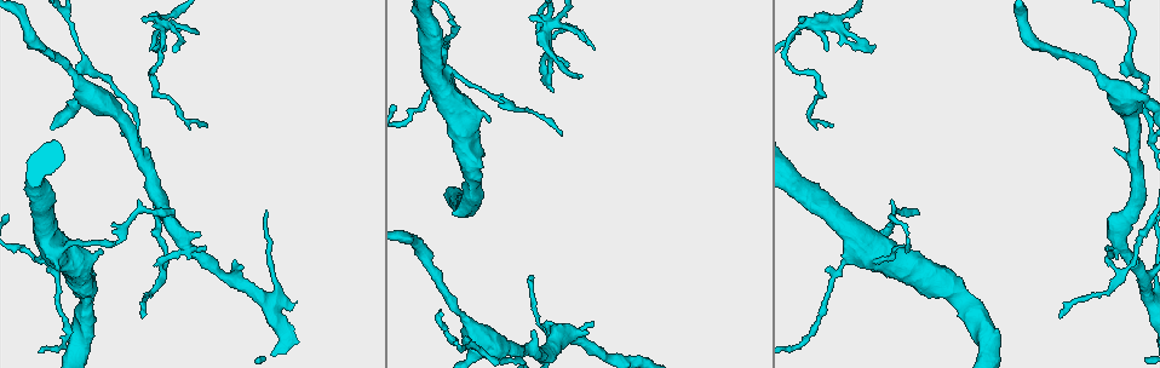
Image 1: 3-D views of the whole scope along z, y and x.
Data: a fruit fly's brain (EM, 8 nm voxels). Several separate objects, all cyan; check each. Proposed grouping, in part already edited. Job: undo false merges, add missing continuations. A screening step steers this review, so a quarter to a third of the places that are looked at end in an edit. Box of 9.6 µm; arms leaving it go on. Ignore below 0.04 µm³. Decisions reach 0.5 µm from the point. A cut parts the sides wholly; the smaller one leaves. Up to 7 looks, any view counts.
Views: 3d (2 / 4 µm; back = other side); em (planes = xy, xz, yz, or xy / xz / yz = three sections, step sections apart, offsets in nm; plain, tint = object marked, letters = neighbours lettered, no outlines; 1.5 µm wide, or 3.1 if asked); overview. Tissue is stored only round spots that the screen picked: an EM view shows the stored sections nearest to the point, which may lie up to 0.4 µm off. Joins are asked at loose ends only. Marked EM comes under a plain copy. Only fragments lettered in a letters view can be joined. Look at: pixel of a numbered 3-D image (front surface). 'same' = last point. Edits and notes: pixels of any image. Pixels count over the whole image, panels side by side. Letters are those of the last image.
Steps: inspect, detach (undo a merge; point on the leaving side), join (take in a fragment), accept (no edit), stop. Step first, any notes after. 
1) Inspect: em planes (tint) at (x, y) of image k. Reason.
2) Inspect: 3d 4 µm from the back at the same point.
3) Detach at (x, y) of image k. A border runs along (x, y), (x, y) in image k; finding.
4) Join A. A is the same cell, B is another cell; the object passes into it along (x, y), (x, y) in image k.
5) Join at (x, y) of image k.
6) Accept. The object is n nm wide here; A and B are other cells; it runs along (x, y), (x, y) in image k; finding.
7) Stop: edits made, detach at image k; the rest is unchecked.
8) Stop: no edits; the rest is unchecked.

Inspect: em planes (letters) at (807, 22) of image 1. Thick turns thin.

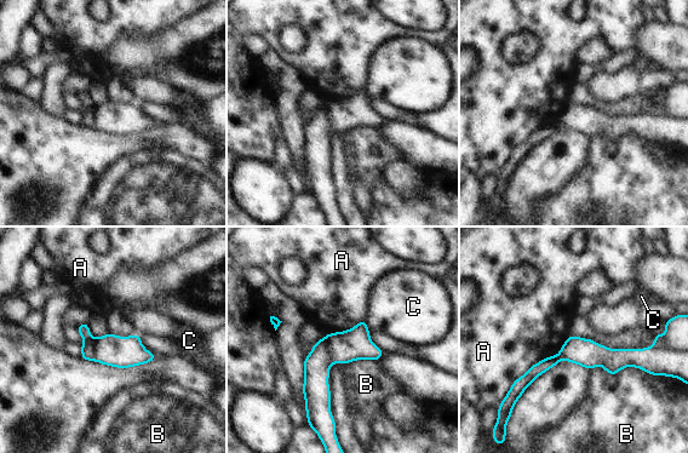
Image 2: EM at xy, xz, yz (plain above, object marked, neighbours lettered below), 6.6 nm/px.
Detach at (354, 344) of image 2. The object is 190 nm wide here; A, B and C are other cells; the part that leaves runs along (562, 353), (606, 357), (647, 354) in image 2; a second neuron is stuck on.

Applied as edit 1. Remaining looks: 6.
Inspect: em xy step 8 (tint) at (574, 334) of image 1. Branch point.

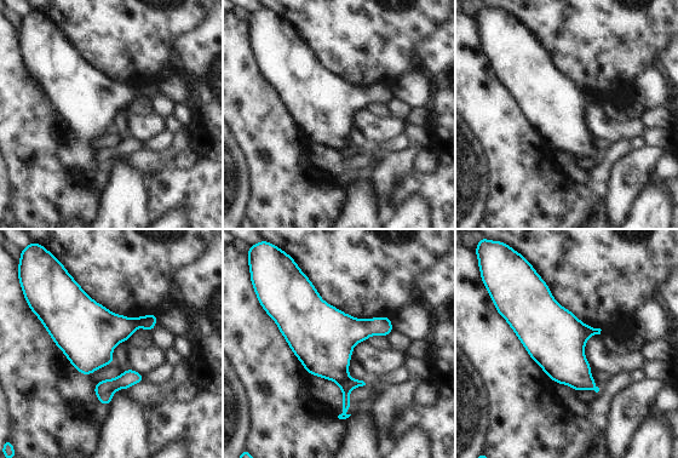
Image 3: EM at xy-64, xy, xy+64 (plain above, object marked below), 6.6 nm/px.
Inspect: em planes (tint) at the same point. Cut it another way.

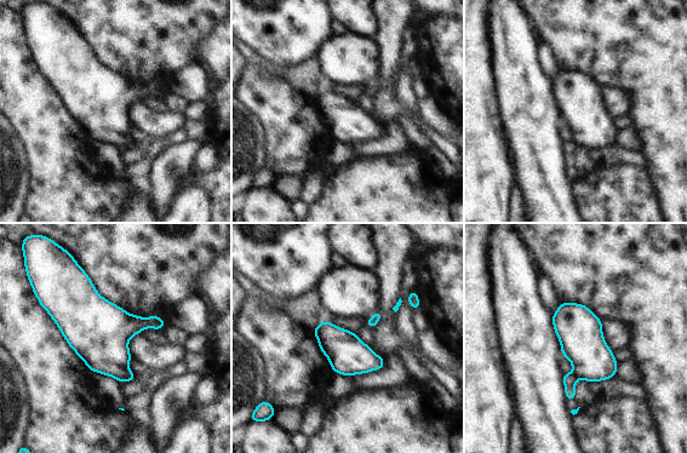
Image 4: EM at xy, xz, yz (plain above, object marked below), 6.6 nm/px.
Inspect: em planes (letters) at the same point.

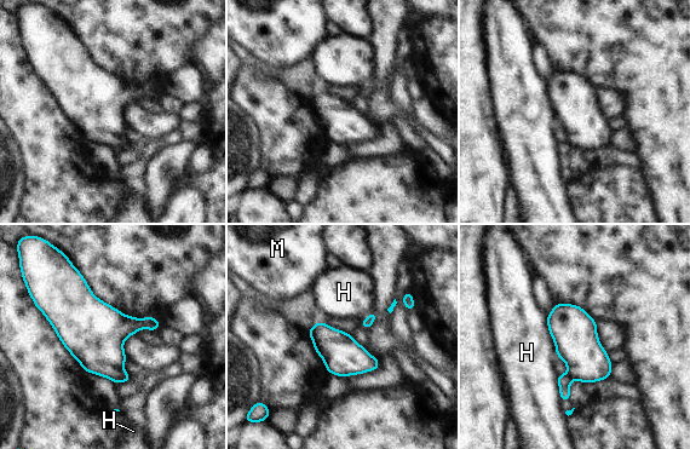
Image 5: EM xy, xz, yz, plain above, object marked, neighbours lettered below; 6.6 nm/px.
Detach at (564, 380) of image 5. H and M are other cells; a border runs along (567, 373), (573, 379) in image 5; two neurons meet here.

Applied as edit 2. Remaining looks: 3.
Inspect: em planes (letters) at (490, 120) of image 1. An open end.

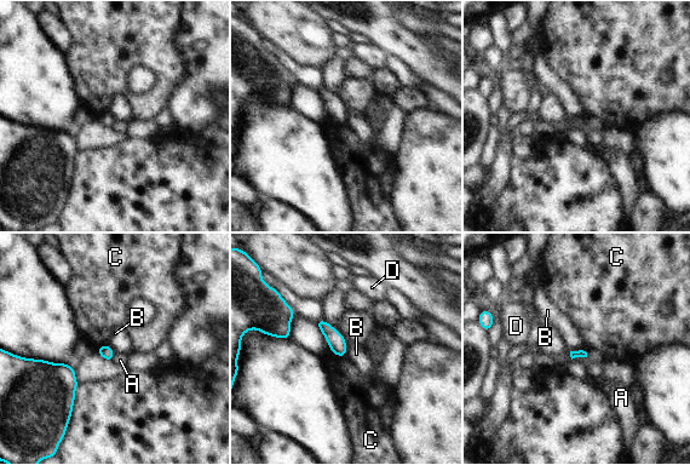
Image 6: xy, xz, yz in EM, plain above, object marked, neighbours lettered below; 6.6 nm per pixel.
Accept. A, B, C and D are other cells; a border runs along (570, 350), (584, 350), (586, 352) in image 6; no lettered fragment goes on from it.

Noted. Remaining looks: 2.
Stop: edits made, detach at image 2, detach at image 5; the rest is unchecked.

